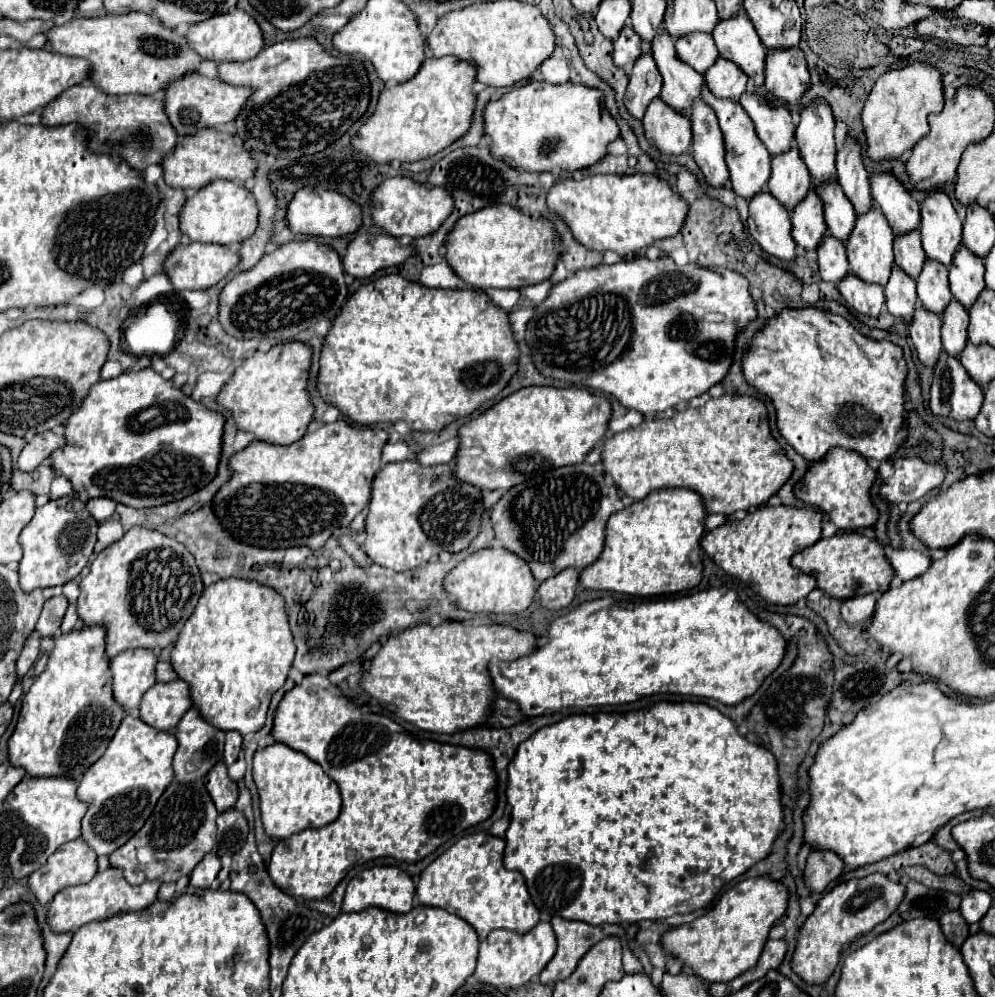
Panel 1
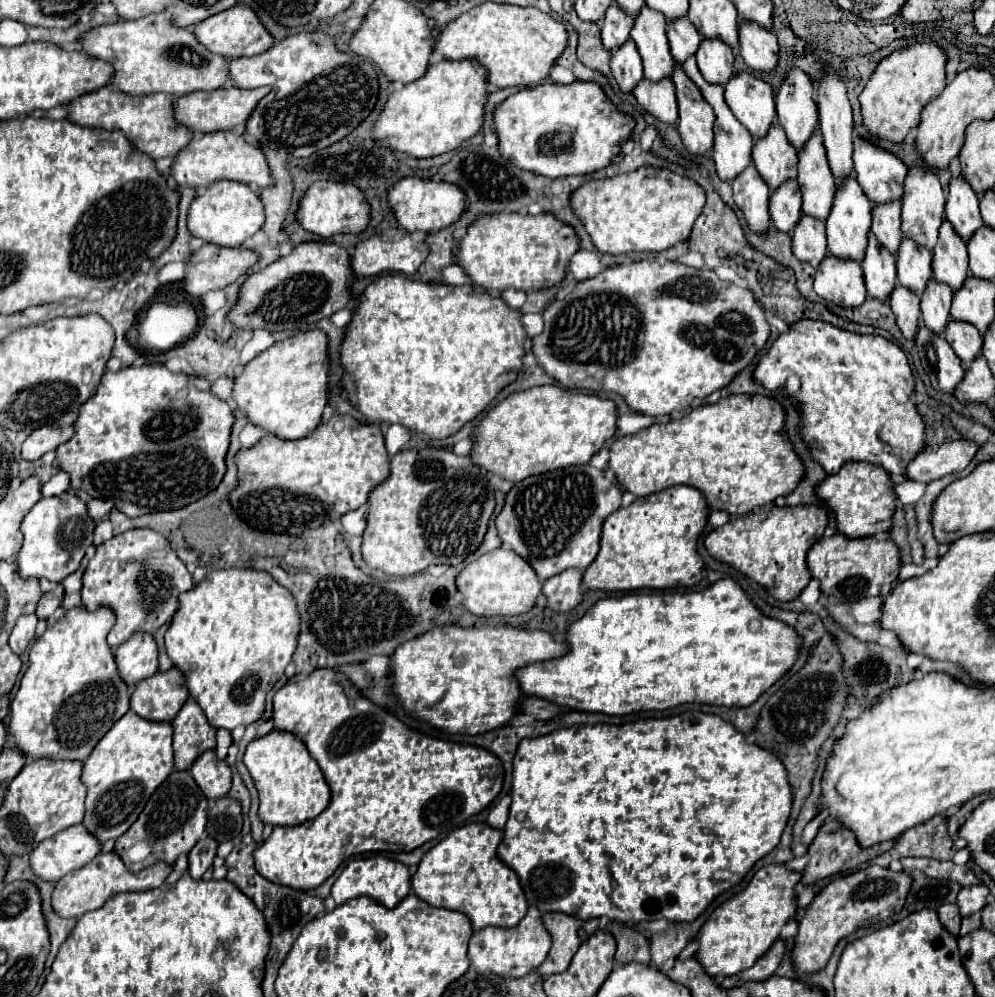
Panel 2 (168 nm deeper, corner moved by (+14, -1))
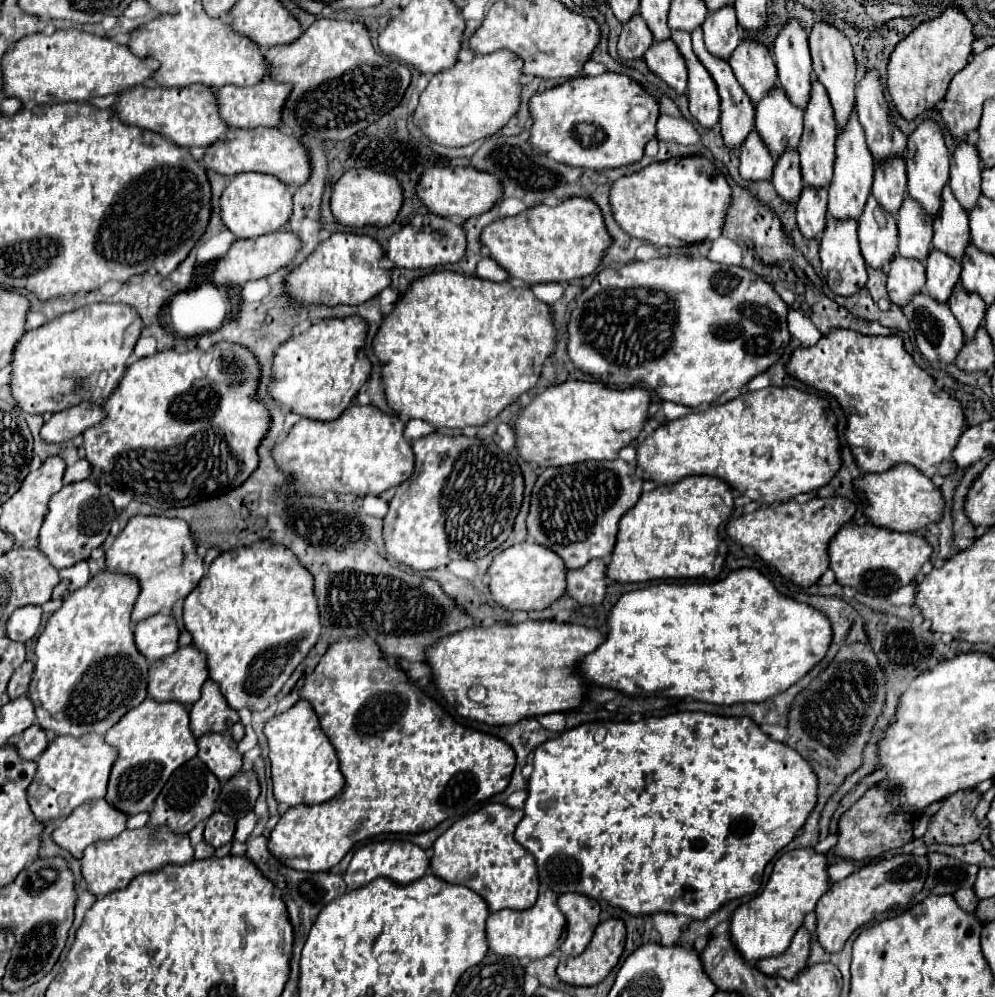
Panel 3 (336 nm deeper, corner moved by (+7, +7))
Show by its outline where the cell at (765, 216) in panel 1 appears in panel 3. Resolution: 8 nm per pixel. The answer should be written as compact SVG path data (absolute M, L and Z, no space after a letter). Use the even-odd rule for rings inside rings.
M753 131L745 143L741 145L741 179L745 181L771 181L775 159L765 151L765 145L761 139L757 139L757 133Z

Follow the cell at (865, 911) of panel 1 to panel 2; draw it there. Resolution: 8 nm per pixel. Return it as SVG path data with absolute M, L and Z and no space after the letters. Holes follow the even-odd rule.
M868 865L866 869L860 869L852 875L838 877L830 881L810 903L806 915L798 923L798 937L792 951L794 969L798 973L816 973L832 957L838 941L848 937L852 931L856 931L858 923L870 917L880 915L882 911L898 913L904 907L906 895L912 885L912 875L904 871L890 871L878 865Z

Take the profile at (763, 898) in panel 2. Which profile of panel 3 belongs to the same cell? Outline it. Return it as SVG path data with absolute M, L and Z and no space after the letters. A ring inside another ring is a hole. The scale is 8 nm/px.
M811 847L787 851L775 861L765 889L735 909L729 929L733 947L747 963L781 955L789 947L793 933L803 925L803 917L815 909L817 901L827 889L829 883L825 855L815 853Z

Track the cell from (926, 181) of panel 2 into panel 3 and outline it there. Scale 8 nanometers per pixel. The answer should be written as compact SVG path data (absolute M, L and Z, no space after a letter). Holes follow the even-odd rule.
M925 121L909 135L909 151L905 157L907 165L907 179L909 179L909 197L913 197L931 219L937 217L941 209L941 193L943 187L949 183L949 151L943 141L943 133L937 123Z

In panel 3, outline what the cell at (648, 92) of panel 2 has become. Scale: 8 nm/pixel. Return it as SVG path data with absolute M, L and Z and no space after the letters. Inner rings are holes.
M669 39L669 43L653 43L643 59L653 75L657 75L661 81L665 81L679 95L685 93L687 67L671 39Z

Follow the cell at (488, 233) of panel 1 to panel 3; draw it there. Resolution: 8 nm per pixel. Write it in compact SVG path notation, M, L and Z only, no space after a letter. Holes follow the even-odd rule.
M573 197L555 207L541 203L515 217L493 221L483 229L481 245L489 251L489 257L509 273L509 279L527 285L547 281L569 283L597 269L605 249L611 245L611 237L603 225L599 207L591 199Z

